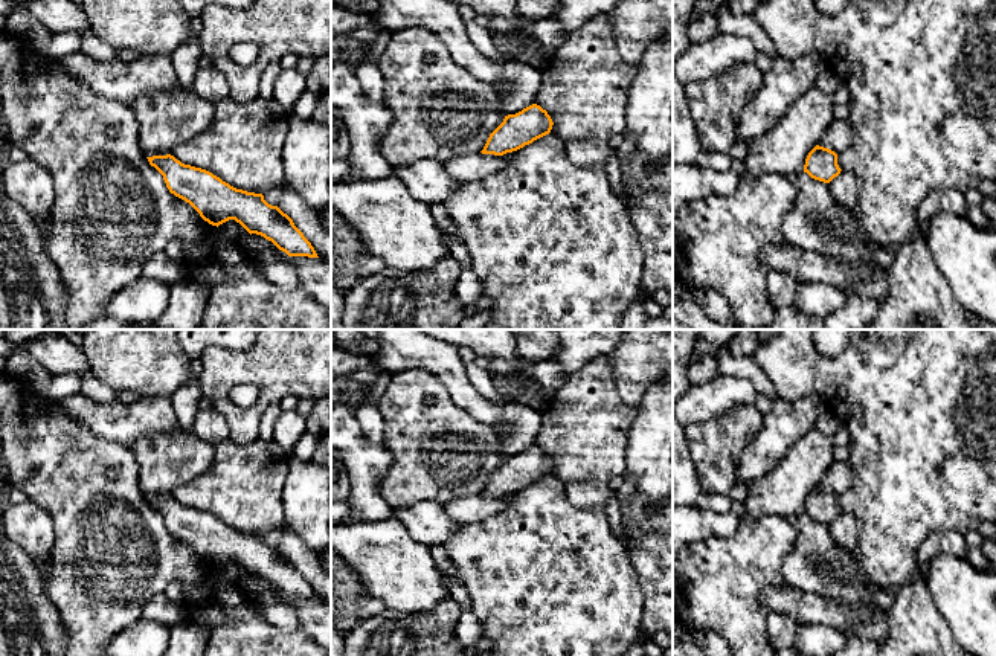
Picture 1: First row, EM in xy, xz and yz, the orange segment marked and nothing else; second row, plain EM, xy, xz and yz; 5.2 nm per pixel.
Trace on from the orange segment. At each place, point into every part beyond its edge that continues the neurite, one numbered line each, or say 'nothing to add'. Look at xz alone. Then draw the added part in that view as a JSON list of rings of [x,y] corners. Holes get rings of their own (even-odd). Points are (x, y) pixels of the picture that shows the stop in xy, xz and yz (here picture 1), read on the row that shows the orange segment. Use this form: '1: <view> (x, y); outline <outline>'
nothing to add

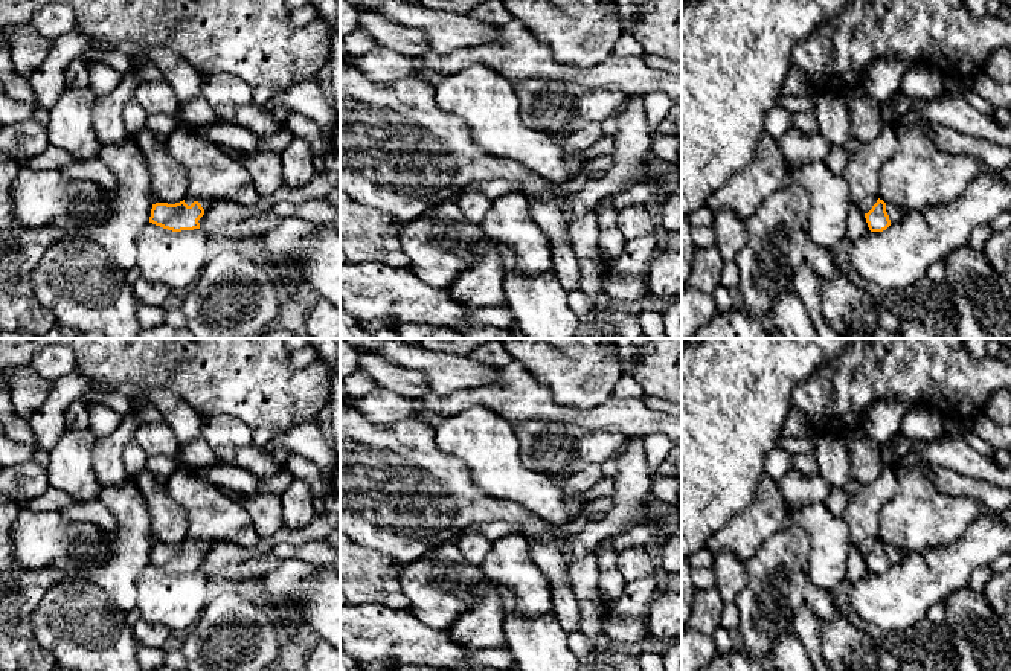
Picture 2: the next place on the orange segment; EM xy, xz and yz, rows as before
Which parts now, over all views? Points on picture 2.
1: xy (206, 203); outline [[[185,197],[185,203],[188,206],[191,206],[194,201],[198,201],[201,204],[201,207],[204,209],[204,215],[212,209],[213,206],[213,200],[212,198],[198,198],[198,197]],[[204,215],[198,220],[198,223],[201,224]]]

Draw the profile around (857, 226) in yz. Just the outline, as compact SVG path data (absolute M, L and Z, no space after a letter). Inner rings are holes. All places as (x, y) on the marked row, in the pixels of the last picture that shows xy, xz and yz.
M854 204L848 217L846 239L855 241L857 238L869 232L871 230L868 227L865 214Z

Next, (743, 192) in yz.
M764 134L753 160L709 195L706 206L714 214L730 209L749 218L764 198L784 183L785 168L778 140Z

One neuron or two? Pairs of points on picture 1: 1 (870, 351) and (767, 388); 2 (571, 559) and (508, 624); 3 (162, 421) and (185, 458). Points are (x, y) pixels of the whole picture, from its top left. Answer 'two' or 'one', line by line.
1: two
2: one
3: two

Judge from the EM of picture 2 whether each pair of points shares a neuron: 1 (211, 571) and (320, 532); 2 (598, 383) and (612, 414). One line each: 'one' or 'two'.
1: one
2: two

